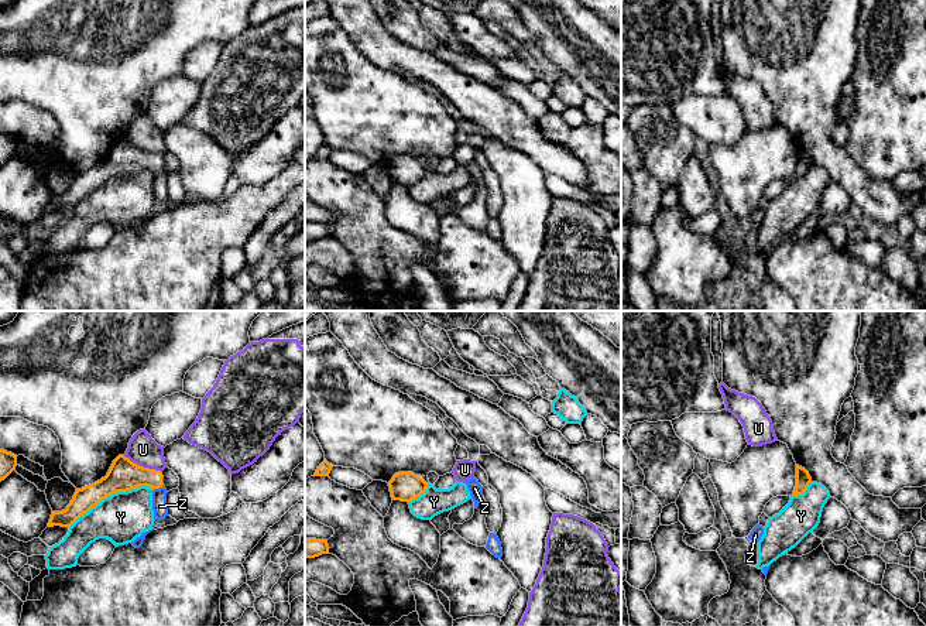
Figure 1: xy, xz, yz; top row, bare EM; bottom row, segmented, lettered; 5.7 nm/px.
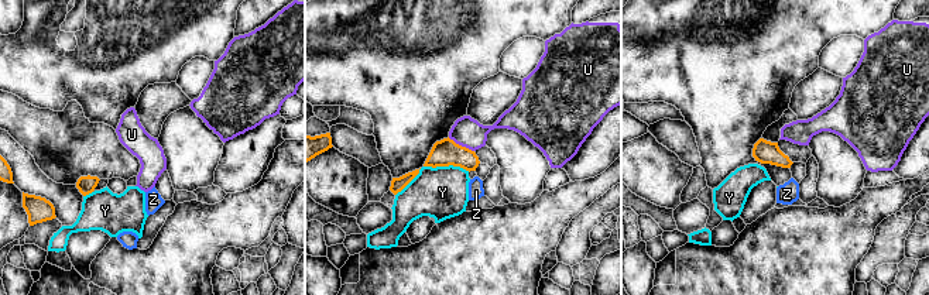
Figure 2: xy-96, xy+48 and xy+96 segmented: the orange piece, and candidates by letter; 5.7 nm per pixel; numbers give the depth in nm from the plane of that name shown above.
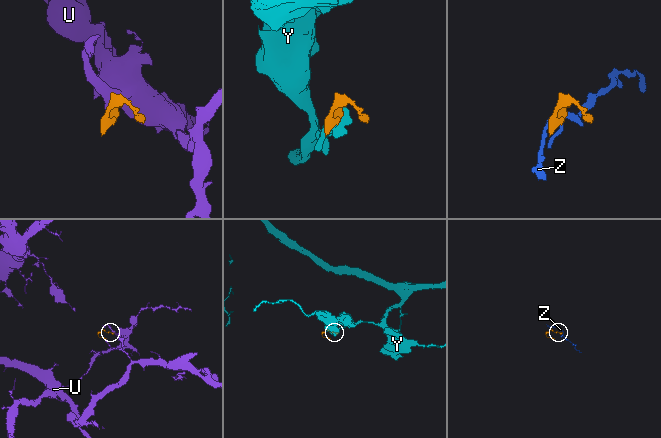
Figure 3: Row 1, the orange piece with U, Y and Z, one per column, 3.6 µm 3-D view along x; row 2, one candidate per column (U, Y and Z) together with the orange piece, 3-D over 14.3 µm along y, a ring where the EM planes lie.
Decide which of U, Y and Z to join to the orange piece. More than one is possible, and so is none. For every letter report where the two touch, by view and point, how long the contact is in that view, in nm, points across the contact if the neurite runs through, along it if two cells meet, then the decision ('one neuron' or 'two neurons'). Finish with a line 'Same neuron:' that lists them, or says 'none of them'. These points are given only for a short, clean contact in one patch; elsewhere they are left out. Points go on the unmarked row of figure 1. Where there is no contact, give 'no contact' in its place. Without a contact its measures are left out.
U: contact xy (141, 150); length 240 nm; border xy (123, 139), (143, 150), (161, 156); two neurons
Y: contact xy (110, 177); length 550 nm; two neurons
Z: contact xy (161, 168); length 110 nm; way xy (123, 158), (148, 160), (161, 168), (160, 190); one neuron
Same neuron: Z

